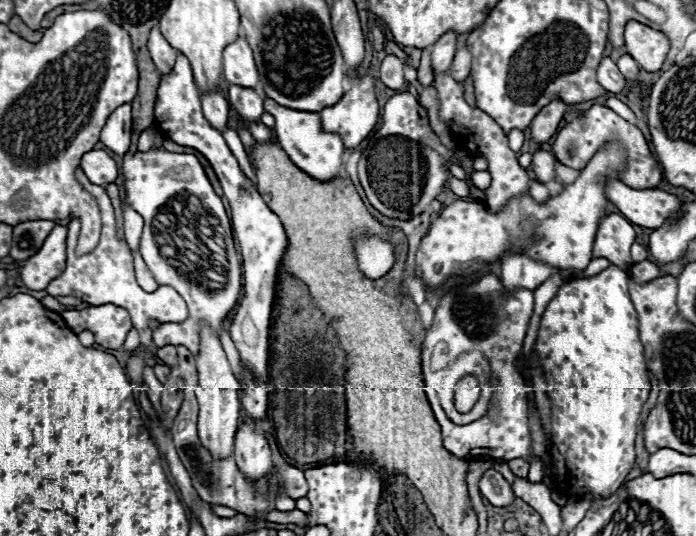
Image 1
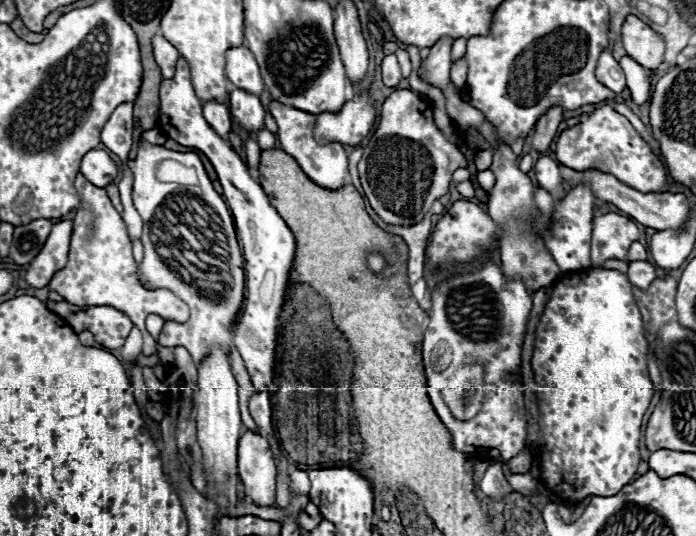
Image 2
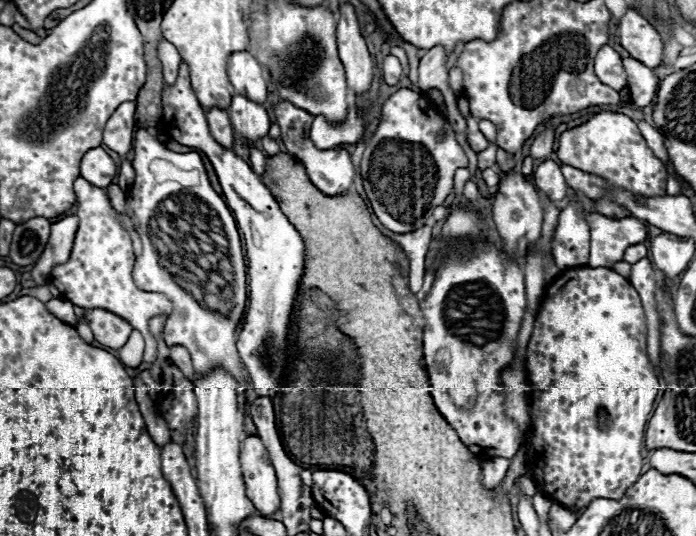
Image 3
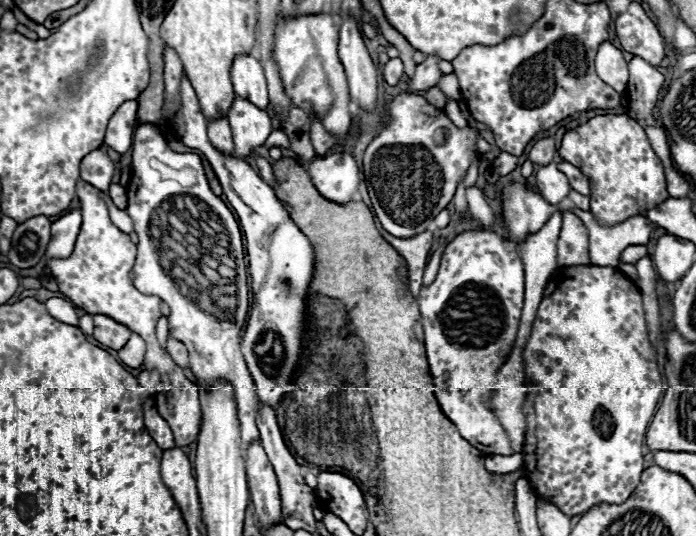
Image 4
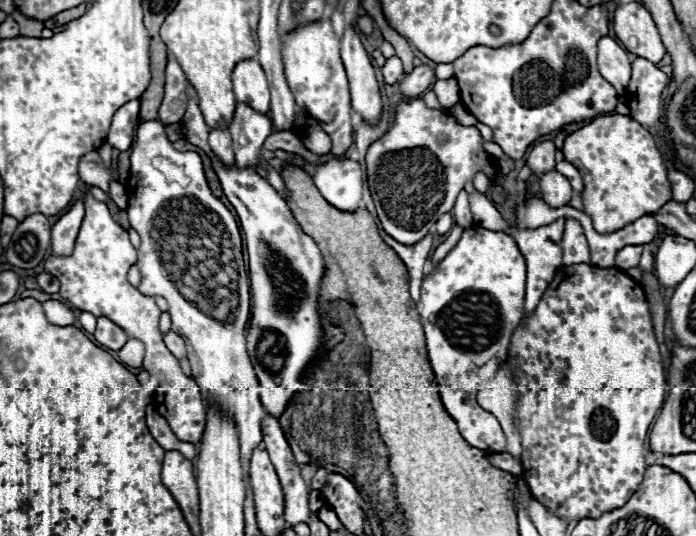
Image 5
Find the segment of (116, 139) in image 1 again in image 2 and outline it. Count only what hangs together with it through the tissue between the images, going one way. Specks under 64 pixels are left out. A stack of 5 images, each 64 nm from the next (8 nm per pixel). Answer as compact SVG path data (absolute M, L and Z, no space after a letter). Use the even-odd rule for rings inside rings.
M132 102L120 104L110 120L106 122L102 130L102 142L120 156L120 160L128 160L128 152L132 146L132 130L134 130L134 118L132 118Z

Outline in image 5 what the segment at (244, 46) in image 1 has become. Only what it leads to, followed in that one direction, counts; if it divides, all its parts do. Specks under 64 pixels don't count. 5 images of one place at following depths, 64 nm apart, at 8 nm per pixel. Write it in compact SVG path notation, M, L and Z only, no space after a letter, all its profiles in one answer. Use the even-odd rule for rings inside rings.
M242 60L232 72L234 94L238 102L248 104L260 114L270 110L270 90L264 76L264 70L256 60Z

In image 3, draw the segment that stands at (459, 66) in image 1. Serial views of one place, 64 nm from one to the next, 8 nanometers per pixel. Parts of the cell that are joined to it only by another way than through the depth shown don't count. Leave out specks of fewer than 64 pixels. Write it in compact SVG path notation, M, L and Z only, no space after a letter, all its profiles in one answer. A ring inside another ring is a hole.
M452 68L452 70L450 70L448 82L450 82L450 88L452 88L454 96L460 98L460 96L462 96L462 72L460 72L458 68Z

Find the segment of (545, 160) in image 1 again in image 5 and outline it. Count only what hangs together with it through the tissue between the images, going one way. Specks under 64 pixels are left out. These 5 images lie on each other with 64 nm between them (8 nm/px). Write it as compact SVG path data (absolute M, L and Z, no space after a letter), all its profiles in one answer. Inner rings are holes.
M548 172L540 178L540 192L542 192L542 200L550 206L550 208L560 208L566 206L572 198L572 186L568 182L568 178L564 178L560 172Z

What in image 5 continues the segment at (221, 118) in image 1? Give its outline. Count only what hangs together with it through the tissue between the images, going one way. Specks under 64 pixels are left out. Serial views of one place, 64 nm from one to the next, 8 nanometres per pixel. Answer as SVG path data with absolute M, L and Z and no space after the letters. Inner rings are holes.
M212 130L210 132L210 148L214 156L224 164L224 166L234 166L234 152L232 152L232 138L228 130Z

